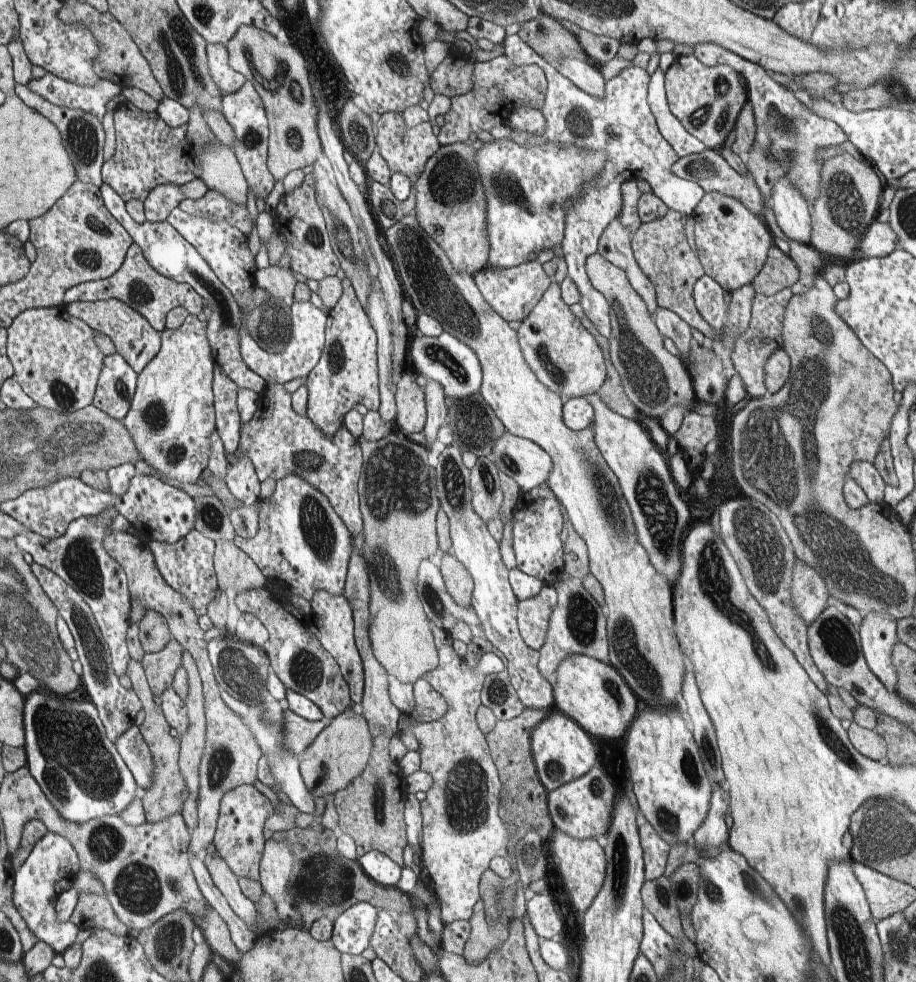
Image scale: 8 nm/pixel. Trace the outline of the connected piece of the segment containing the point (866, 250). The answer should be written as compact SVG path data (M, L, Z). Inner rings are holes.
M874 222L868 227L854 258L885 257L897 248L898 237L889 222Z

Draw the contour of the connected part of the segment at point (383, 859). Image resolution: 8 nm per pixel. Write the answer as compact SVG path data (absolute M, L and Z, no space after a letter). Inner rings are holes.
M369 852L359 857L362 870L376 882L387 887L395 887L401 877L401 866L398 866L386 853Z

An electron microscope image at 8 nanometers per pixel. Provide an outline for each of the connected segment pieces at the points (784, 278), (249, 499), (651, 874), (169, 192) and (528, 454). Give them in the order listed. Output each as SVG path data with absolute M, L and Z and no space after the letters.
M774 244L765 266L751 285L758 294L770 298L783 288L791 287L797 280L798 267L795 262Z
M242 454L236 461L232 461L227 472L224 482L231 493L246 507L260 500L260 480L248 457Z
M637 816L641 843L645 848L646 880L653 881L664 874L670 845L654 830L645 816Z
M168 183L154 187L144 201L145 220L152 222L166 221L184 199L186 198L180 191L180 185Z
M506 431L490 454L498 470L513 478L522 492L545 484L553 471L553 457L534 441Z

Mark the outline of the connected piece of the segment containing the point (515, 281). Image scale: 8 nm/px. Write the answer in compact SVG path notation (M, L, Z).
M528 260L516 267L496 268L484 267L476 273L476 283L480 286L490 306L503 318L510 322L522 322L541 302L541 298L554 279L548 276L538 261Z

